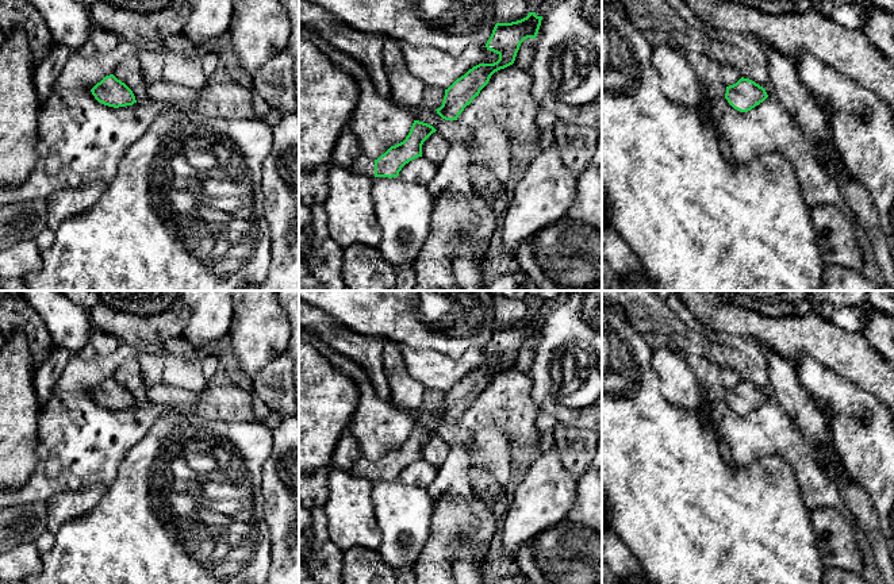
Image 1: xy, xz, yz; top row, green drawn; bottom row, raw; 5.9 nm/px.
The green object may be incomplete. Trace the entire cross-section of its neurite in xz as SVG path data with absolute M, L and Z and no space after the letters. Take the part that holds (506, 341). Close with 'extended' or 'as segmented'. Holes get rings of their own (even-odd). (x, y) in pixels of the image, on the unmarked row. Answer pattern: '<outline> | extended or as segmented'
M529 315L521 323L496 326L486 350L496 356L499 362L494 366L479 366L457 381L445 392L442 408L436 412L437 416L445 423L457 423L464 411L488 387L491 379L514 366L521 346L527 341L536 342L541 323L542 319Z | as segmented

